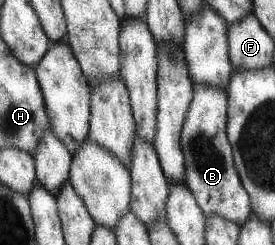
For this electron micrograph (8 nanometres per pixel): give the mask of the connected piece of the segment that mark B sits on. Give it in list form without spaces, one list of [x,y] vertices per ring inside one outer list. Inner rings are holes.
[[[192,82],[192,98],[188,103],[181,129],[179,149],[183,156],[183,181],[205,215],[217,214],[235,225],[241,225],[251,214],[249,196],[235,169],[232,151],[226,138],[226,91],[220,85]]]

